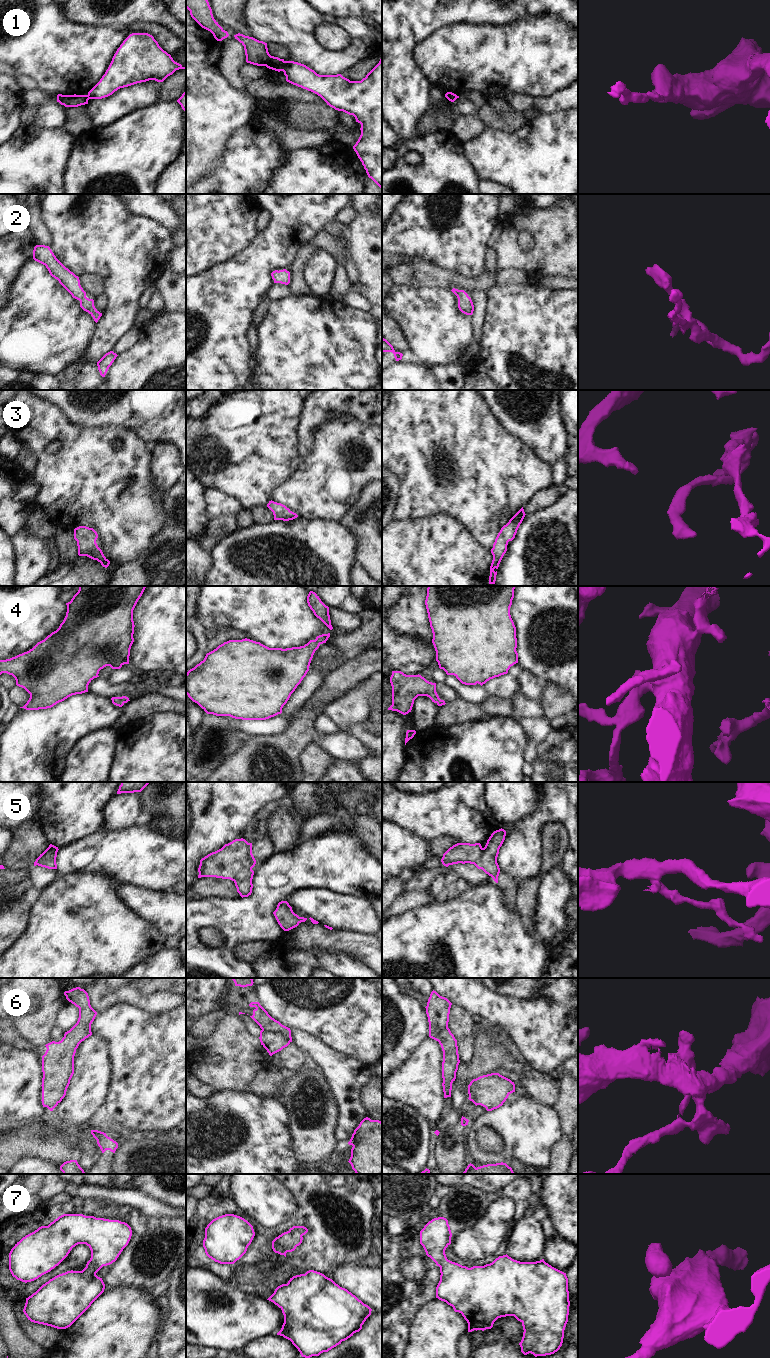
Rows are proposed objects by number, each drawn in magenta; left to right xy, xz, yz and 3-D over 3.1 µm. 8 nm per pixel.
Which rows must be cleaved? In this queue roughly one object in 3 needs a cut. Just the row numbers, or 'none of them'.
1, 5, 6

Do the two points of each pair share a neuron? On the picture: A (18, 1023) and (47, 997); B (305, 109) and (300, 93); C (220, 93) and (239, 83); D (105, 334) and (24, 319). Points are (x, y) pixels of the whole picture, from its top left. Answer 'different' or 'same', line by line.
A: same
B: different
C: different
D: different

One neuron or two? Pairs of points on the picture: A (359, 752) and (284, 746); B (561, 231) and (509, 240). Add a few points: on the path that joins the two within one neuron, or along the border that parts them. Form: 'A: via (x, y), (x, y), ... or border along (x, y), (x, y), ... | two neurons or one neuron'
A: border along (316, 735), (313, 742) | two neurons
B: via (547, 245), (537, 255), (520, 254) | one neuron

